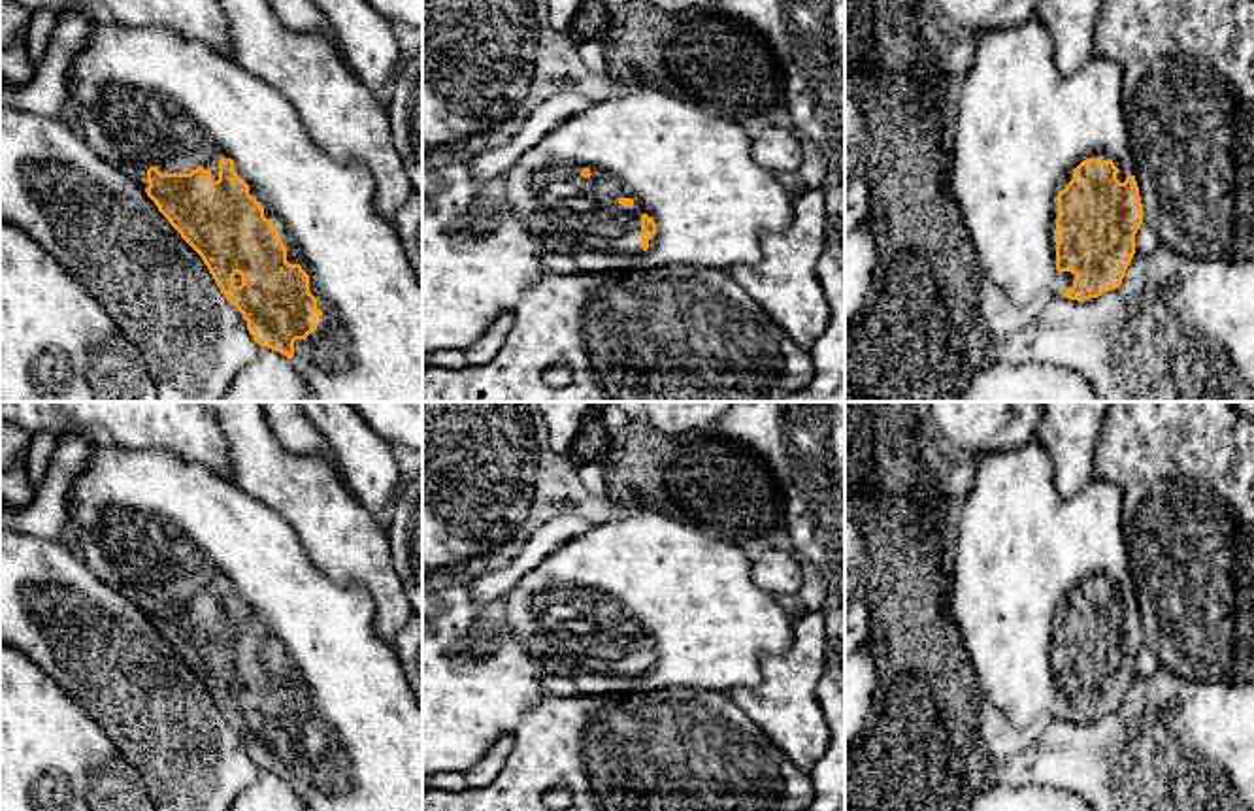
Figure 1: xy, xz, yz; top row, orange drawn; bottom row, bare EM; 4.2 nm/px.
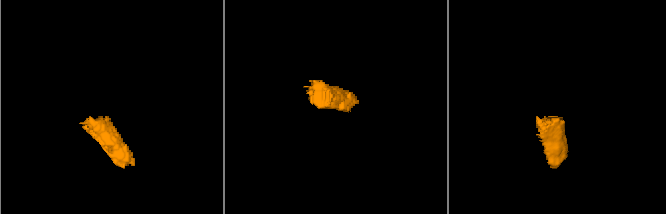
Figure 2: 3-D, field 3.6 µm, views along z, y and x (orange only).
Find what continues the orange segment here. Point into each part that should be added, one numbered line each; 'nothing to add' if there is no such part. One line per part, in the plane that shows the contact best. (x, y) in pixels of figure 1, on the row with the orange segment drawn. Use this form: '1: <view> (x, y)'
1: xy (149, 97)

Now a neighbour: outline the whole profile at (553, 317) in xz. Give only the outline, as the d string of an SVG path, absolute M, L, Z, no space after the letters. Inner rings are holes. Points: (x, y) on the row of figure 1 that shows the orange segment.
M658 266L651 270L611 270L611 272L545 272L530 285L515 307L515 323L498 355L487 364L464 368L424 368L422 402L783 402L788 394L803 390L813 379L809 351L796 341L739 287L730 270L705 266ZM564 364L571 370L566 387L551 387L543 373L547 368Z

